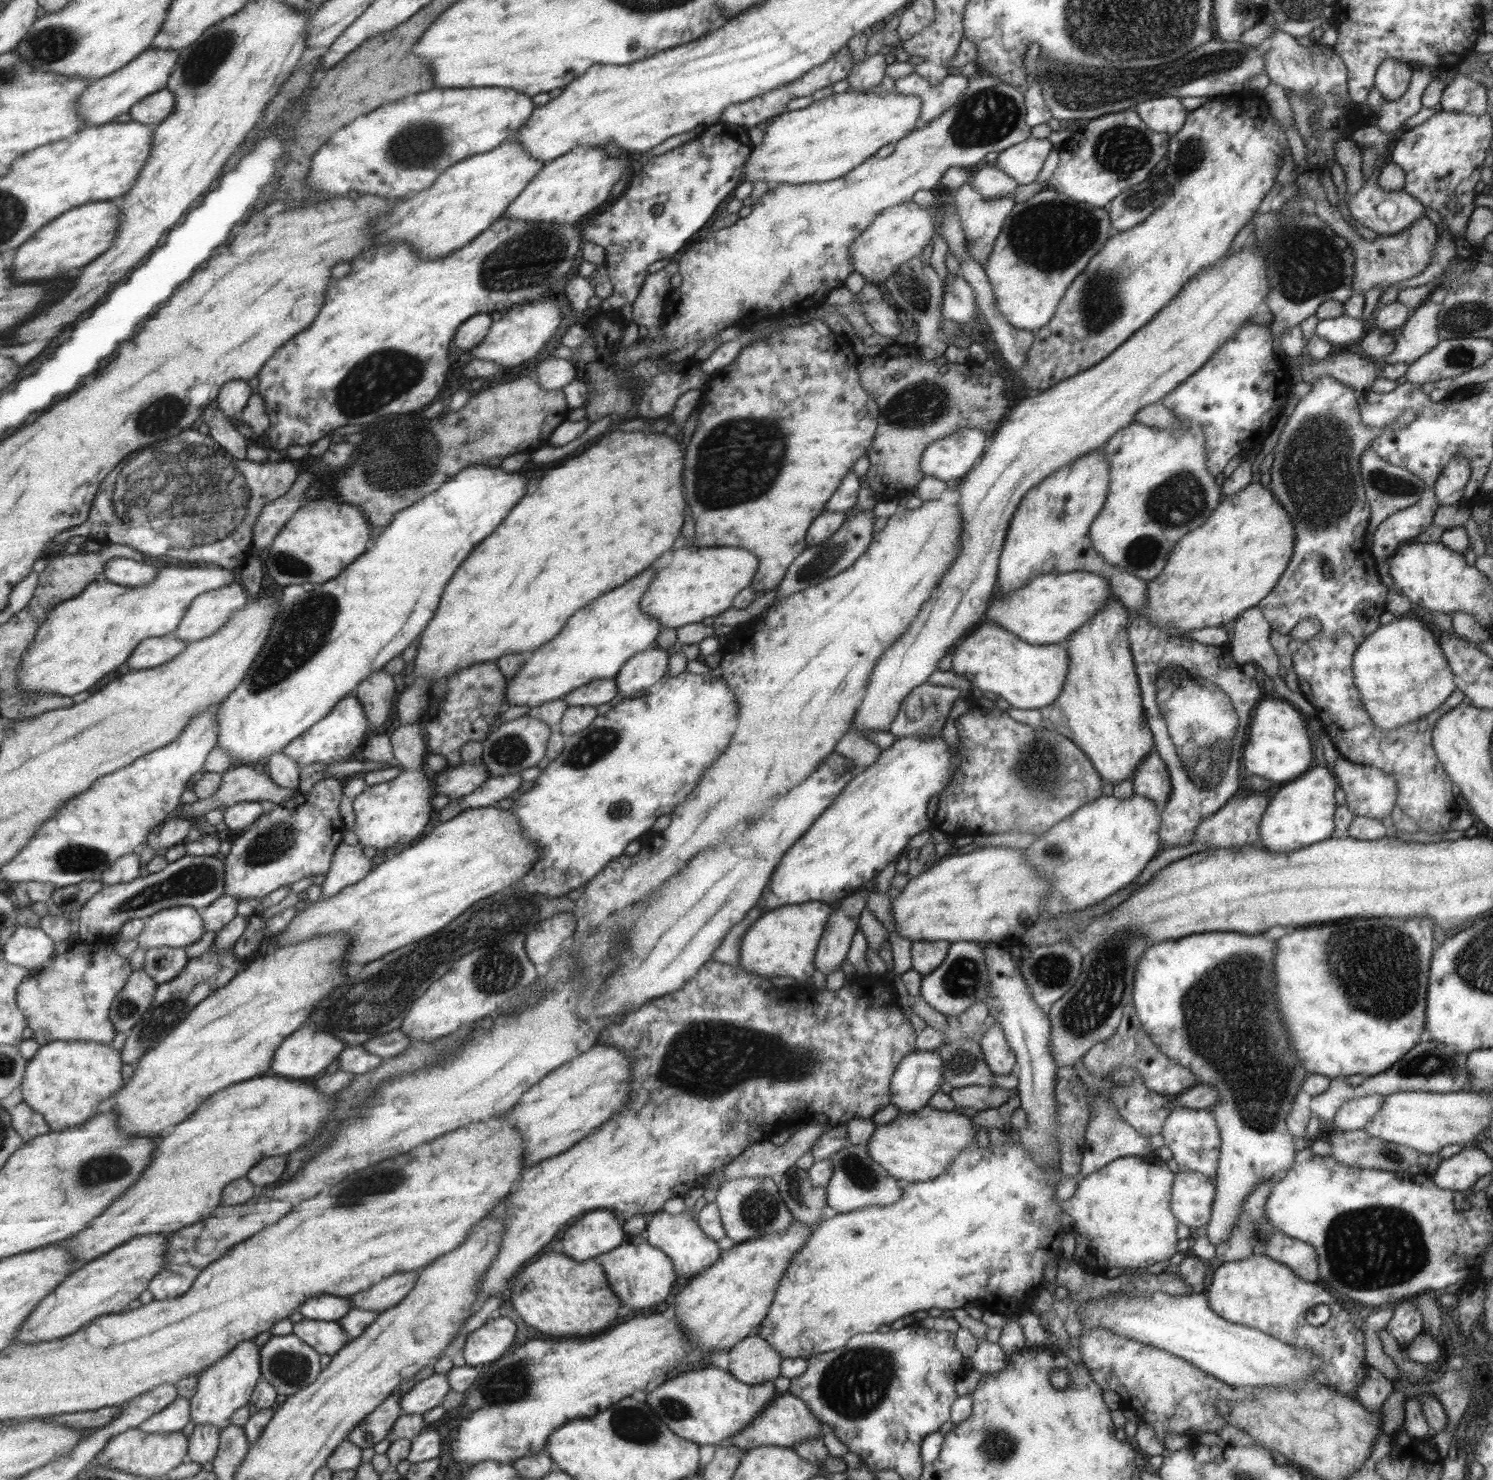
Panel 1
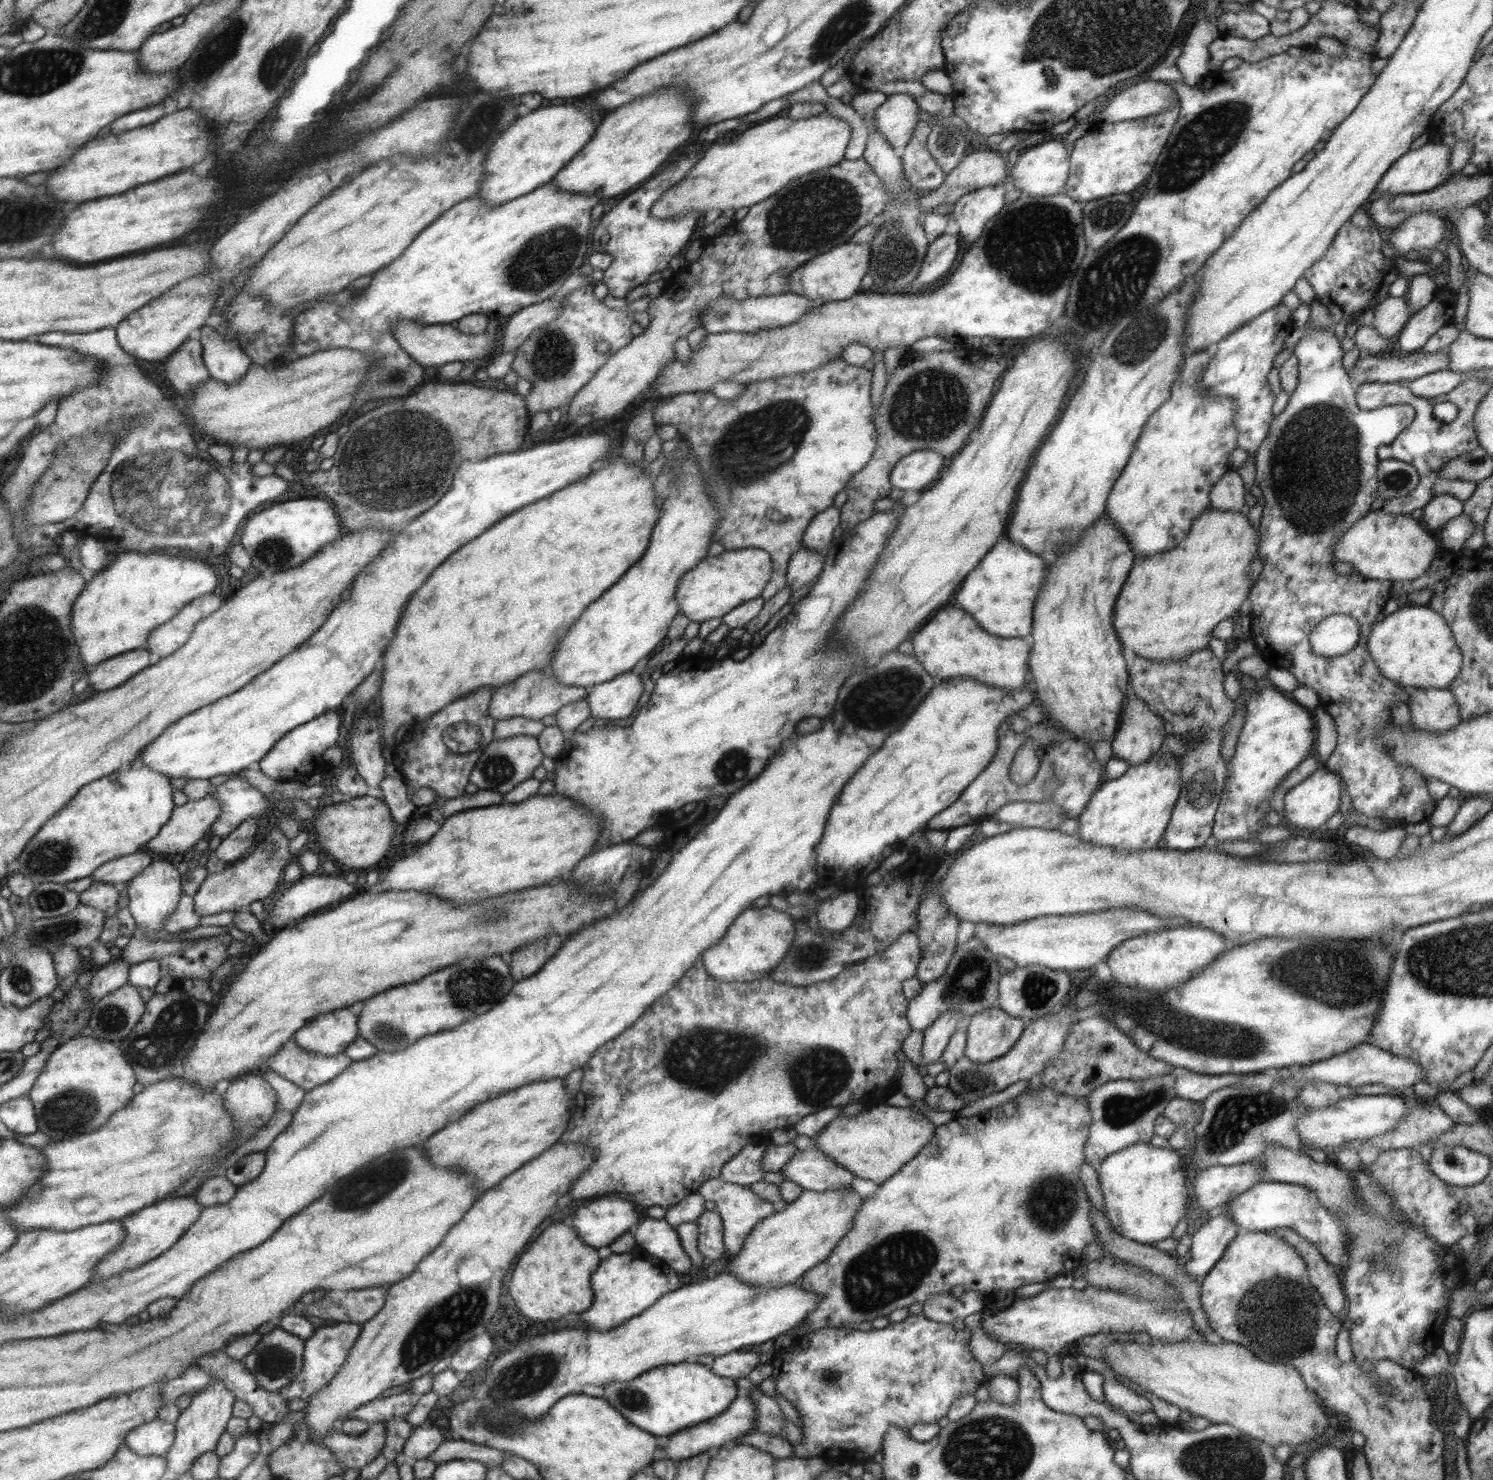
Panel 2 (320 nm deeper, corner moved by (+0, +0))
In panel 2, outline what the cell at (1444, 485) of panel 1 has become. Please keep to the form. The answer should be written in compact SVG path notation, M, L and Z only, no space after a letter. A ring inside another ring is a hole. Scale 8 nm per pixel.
M1437 495L1422 509L1421 524L1429 532L1442 528L1449 520L1462 514L1463 502L1451 495Z

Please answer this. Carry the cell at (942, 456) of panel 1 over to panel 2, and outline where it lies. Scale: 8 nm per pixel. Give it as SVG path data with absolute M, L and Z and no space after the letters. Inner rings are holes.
M915 450L901 457L891 468L889 485L897 490L926 490L940 477L943 456L933 450Z

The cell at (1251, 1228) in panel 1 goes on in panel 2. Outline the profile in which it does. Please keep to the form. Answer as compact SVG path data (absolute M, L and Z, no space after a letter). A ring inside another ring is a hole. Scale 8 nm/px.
M1287 1227L1271 1229L1266 1233L1283 1238L1297 1251L1306 1266L1311 1286L1314 1286L1319 1293L1330 1313L1337 1315L1343 1312L1346 1308L1346 1298L1342 1289L1341 1277L1337 1275L1334 1266L1325 1260L1317 1247L1297 1235L1295 1230Z

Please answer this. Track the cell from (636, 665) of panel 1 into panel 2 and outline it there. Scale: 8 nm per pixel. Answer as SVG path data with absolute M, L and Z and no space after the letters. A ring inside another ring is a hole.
M627 671L589 688L585 697L590 716L597 723L604 719L627 718L641 696L644 680L645 677Z

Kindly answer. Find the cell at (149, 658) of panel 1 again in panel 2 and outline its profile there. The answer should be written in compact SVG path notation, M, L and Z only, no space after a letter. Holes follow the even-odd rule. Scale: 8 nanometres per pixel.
M139 648L100 662L89 669L90 685L100 693L125 684L134 674L149 666L149 654L145 648Z

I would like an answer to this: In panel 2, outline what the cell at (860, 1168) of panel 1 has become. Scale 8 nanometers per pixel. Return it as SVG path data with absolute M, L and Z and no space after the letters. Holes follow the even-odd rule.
M817 1148L797 1149L779 1171L785 1180L805 1190L823 1192L855 1187L852 1183L854 1174Z

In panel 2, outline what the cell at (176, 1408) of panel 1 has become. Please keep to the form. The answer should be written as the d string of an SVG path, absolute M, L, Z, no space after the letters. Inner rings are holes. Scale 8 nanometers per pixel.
M157 1418L131 1429L127 1444L129 1450L143 1457L164 1457L174 1440L174 1423Z

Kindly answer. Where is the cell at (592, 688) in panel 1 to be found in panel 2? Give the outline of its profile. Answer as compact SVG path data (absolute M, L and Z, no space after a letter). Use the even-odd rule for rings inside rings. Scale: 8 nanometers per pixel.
M531 670L492 691L491 700L488 704L488 715L495 720L522 716L523 718L541 721L543 716L555 715L561 706L582 699L588 691L589 689L585 687L565 686L557 681L553 675Z

